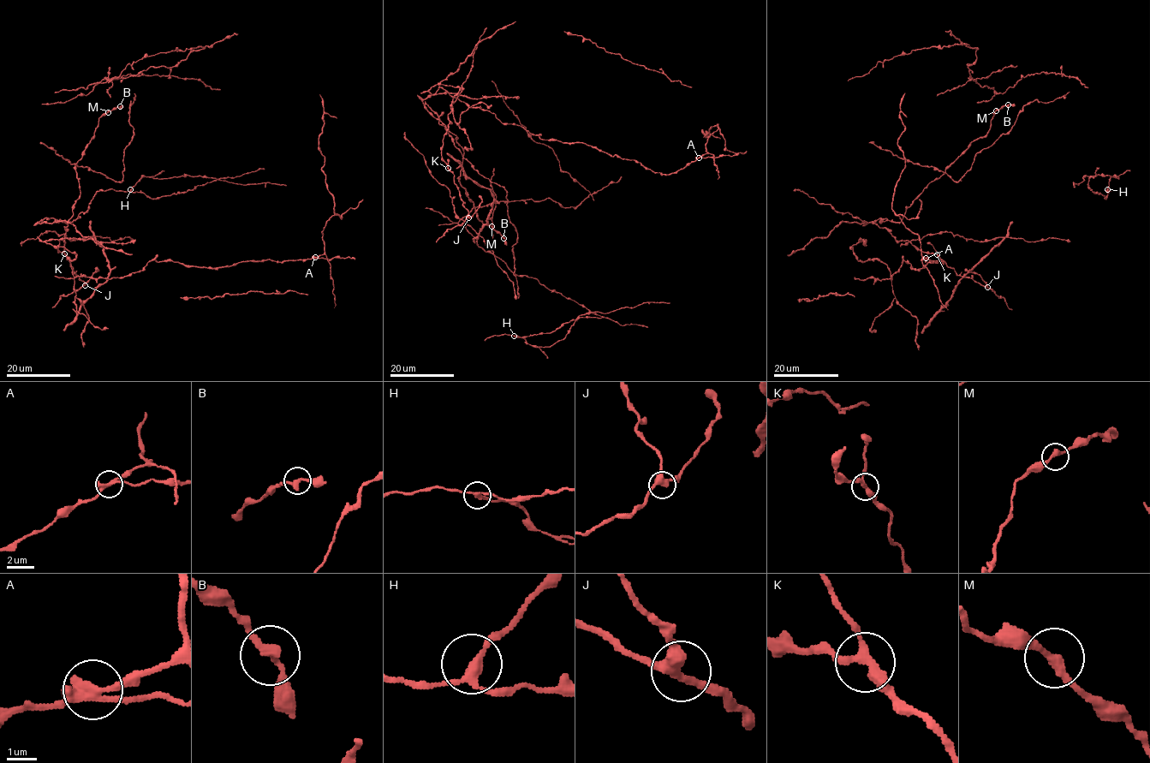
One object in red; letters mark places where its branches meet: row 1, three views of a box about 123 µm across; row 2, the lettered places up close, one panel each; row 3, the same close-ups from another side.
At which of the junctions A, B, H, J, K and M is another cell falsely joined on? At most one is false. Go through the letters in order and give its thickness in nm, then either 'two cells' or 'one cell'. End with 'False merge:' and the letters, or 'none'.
A: calibre 300 nm; two cells
B: calibre 320 nm; one cell
H: calibre 240 nm; one cell
J: calibre 380 nm; one cell
K: calibre 280 nm; one cell
M: calibre 300 nm; one cell
False merge: A

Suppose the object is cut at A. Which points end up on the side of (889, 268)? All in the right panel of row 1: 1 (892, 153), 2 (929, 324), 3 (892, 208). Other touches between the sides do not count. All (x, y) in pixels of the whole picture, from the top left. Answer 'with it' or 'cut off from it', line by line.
1: with it
2: with it
3: cut off from it

